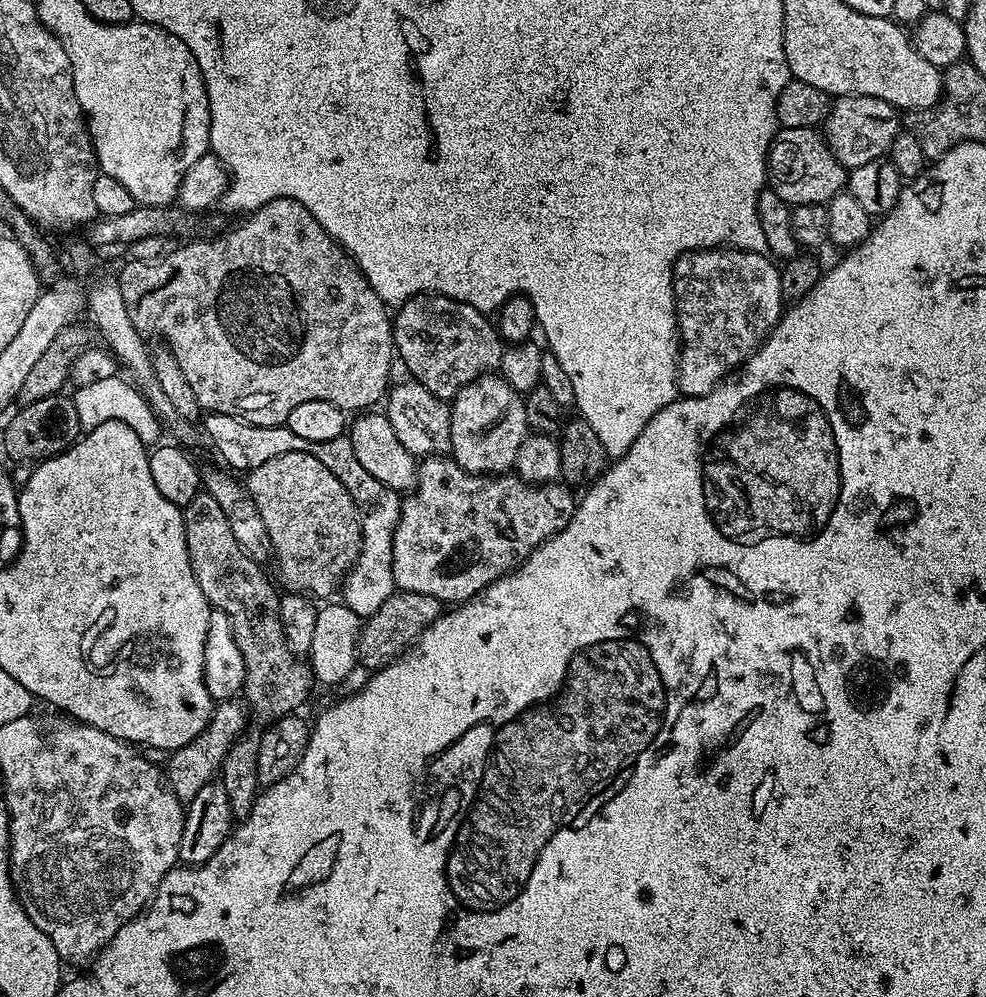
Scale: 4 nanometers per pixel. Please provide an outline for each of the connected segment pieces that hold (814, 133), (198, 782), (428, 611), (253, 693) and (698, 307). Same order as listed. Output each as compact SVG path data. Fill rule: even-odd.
M780 128L768 147L766 184L790 206L827 205L839 192L845 191L846 170L816 128Z
M239 699L221 700L213 707L212 717L205 726L204 733L169 755L166 763L166 783L178 799L182 802L192 800L194 794L202 790L202 786L213 783L215 776L212 775L215 772L217 775L223 769L226 754L232 749L232 745L241 739L247 720L250 720L249 713Z
M393 592L390 598L386 598L386 602L382 602L382 606L378 606L372 616L363 621L358 639L359 663L364 663L368 670L383 668L411 648L418 637L441 615L441 601L413 592Z
M200 490L196 497L182 508L182 511L188 561L194 570L194 578L198 578L198 586L202 586L202 594L206 594L209 605L215 611L226 614L226 618L230 618L230 630L234 630L234 642L238 642L238 650L242 650L242 662L246 664L242 696L251 715L255 719L257 716L258 719L264 720L263 722L271 722L295 713L307 702L308 695L312 692L312 684L314 685L314 677L311 667L304 662L299 664L296 661L299 659L288 649L288 643L282 634L278 592L272 589L271 582L264 577L264 568L253 561L239 545L238 539L234 538L226 515L208 491Z
M727 246L704 248L677 258L676 263L672 266L672 293L676 299L676 326L679 340L678 359L676 361L676 383L679 391L684 396L705 396L710 394L724 377L736 371L756 351L758 345L765 340L768 333L776 327L776 323L781 318L782 309L786 304L782 294L782 286L780 285L780 268L763 251L741 252L738 248L729 248Z

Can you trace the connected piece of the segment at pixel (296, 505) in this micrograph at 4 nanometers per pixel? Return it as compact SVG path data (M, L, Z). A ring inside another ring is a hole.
M291 452L278 454L270 458L270 462L262 462L262 466L252 469L246 476L246 489L252 497L258 514L261 515L266 534L269 536L271 555L280 571L280 580L287 591L307 594L309 597L328 596L341 587L349 568L360 555L362 528L358 523L358 509L350 494L338 482L318 458L309 452Z

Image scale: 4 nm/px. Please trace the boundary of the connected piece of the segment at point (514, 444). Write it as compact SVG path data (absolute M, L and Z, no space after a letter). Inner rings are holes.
M485 374L462 386L450 401L451 459L475 476L504 474L515 465L516 455L530 427L521 395L499 374Z

